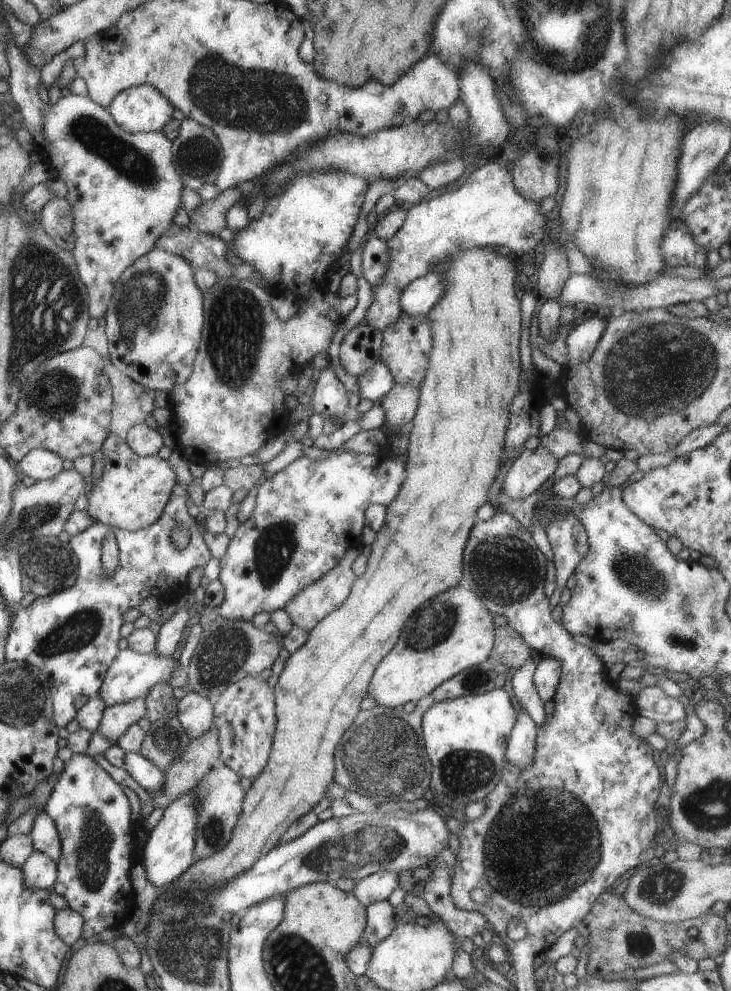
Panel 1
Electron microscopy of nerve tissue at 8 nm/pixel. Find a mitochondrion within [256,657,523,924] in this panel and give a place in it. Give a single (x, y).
(383, 754)

